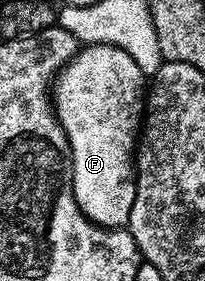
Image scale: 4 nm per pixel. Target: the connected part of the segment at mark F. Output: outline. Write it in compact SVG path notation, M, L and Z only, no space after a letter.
M83 45L72 61L58 71L52 83L52 109L70 145L70 187L82 213L98 226L122 228L129 223L132 200L136 200L136 143L147 86L147 75L128 52L115 46L88 45Z

